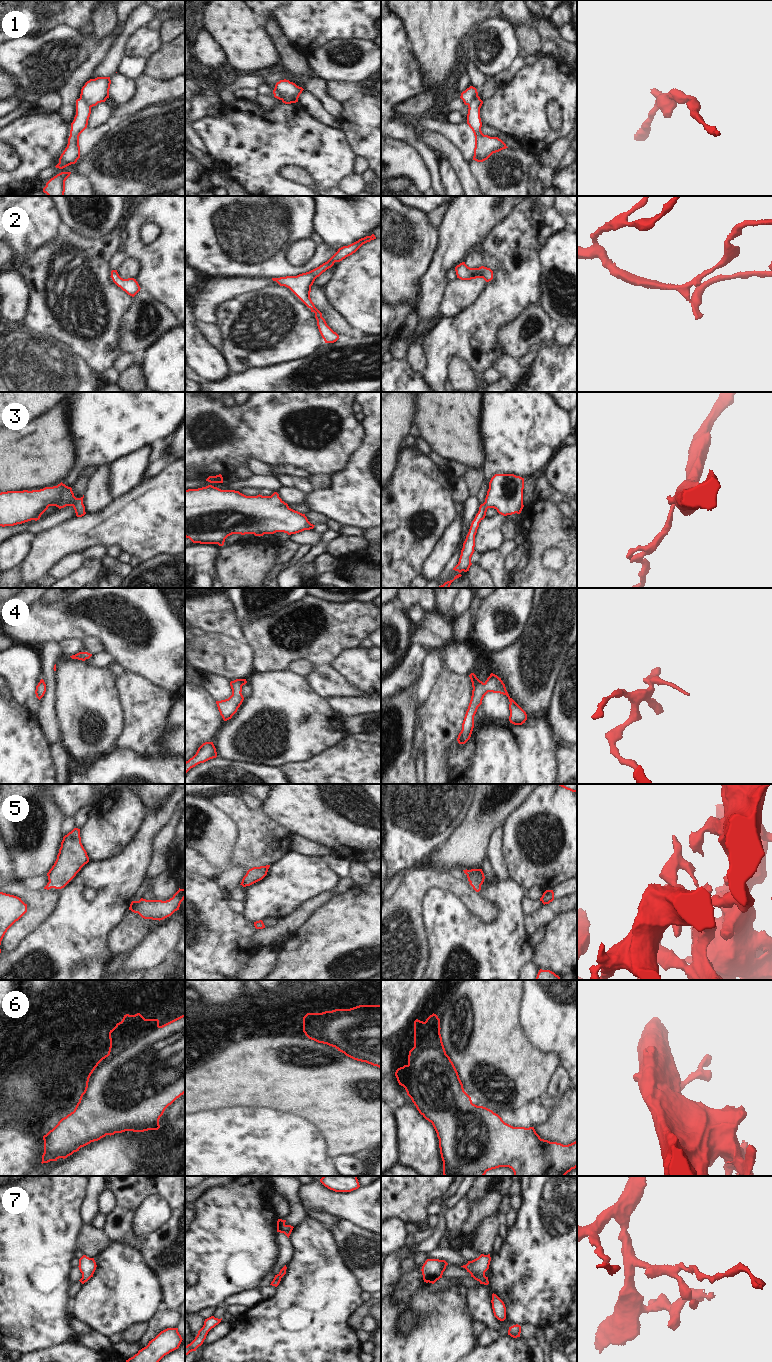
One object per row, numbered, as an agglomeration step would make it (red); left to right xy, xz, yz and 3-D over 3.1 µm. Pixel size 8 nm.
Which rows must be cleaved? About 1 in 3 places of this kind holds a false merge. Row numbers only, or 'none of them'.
1

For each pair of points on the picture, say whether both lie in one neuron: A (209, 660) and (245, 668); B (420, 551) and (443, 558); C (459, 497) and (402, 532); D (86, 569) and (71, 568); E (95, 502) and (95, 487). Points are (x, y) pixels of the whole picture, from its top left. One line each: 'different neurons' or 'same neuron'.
A: same neuron
B: different neurons
C: different neurons
D: different neurons
E: same neuron

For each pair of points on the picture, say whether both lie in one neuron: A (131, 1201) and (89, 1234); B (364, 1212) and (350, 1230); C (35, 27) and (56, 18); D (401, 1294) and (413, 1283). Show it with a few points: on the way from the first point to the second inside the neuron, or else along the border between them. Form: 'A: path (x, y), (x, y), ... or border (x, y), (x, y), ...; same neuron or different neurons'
A: border (102, 1230), (111, 1241); different neurons
B: border (337, 1216), (348, 1219), (370, 1231); different neurons
C: path (40, 22), (44, 18), (51, 18); same neuron
D: path (404, 1291), (410, 1285); same neuron

